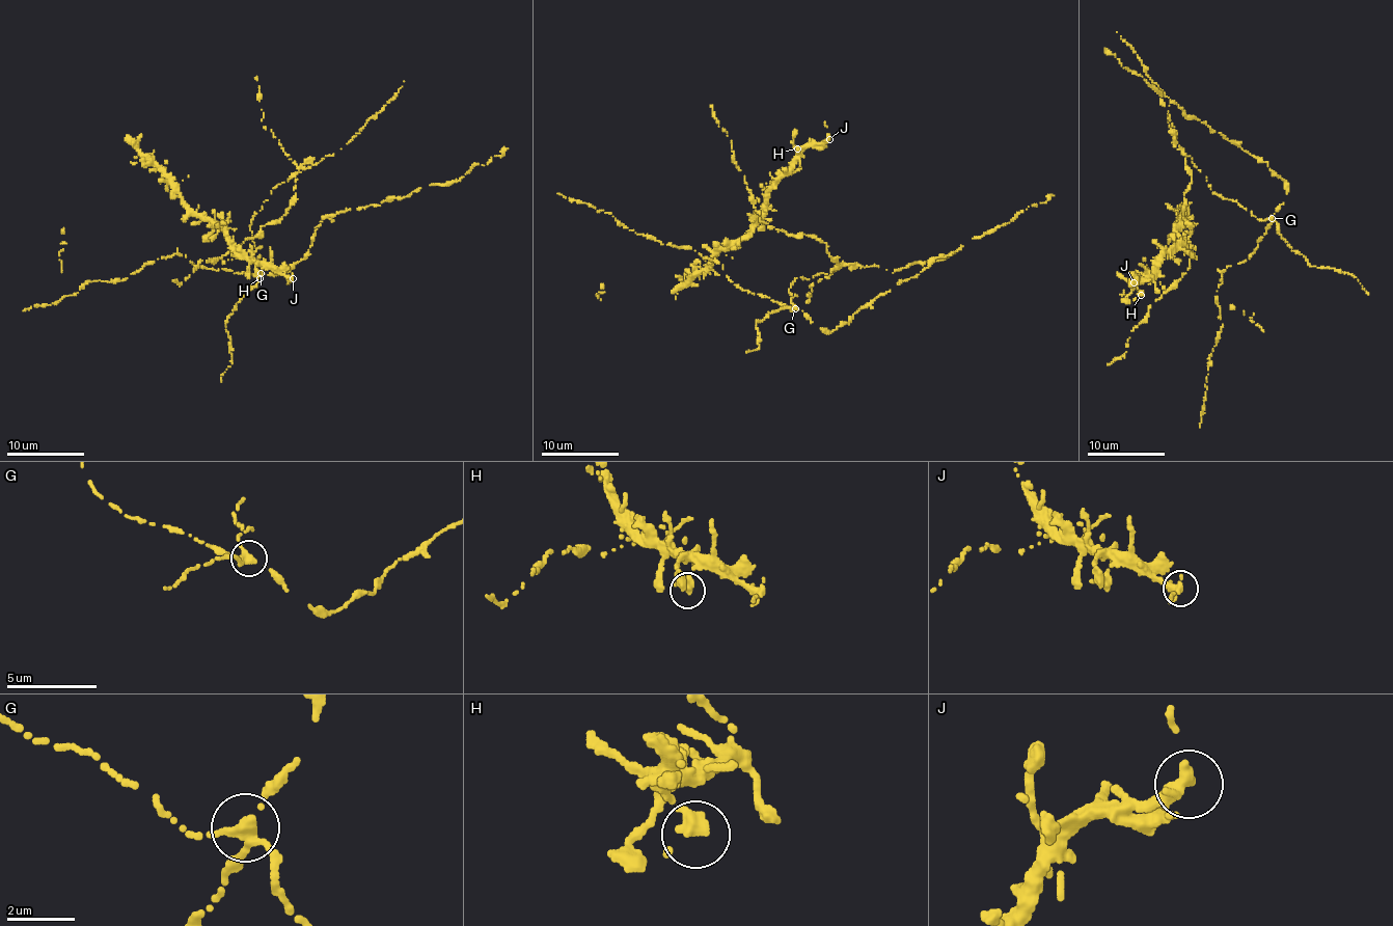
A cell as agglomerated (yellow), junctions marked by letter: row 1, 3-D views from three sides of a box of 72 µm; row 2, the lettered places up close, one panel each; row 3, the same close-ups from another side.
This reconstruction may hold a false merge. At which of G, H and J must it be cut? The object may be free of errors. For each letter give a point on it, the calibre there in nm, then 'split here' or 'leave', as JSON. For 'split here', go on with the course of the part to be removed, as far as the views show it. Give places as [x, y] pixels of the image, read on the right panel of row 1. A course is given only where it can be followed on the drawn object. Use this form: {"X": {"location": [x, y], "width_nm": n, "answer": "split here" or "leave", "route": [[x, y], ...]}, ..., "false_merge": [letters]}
{"G": {"location": [1272, 218], "width_nm": 320, "answer": "split here", "route": [[1271, 218], [1212, 192], [1181, 153], [1192, 178], [1190, 265], [1108, 364]]}, "H": {"location": [1141, 295], "width_nm": 320, "answer": "leave"}, "J": {"location": [1134, 282], "width_nm": 360, "answer": "leave"}, "false_merge": ["G"]}

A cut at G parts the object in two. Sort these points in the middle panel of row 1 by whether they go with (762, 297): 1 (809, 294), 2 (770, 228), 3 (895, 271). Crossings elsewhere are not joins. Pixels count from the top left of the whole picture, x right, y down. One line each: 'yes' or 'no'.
1: no
2: no
3: no

